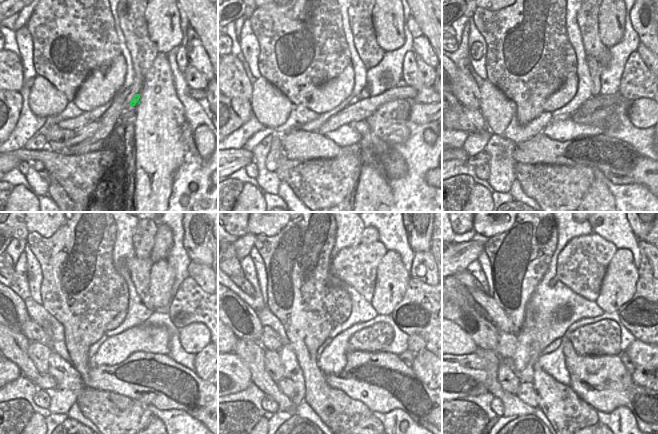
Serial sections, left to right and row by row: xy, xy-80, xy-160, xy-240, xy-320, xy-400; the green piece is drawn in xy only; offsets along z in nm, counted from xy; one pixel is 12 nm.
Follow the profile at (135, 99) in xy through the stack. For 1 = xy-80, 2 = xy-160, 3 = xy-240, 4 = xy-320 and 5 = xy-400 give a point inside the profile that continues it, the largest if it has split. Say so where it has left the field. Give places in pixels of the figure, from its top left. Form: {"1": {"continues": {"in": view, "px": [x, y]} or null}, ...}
{"1": {"continues": {"in": "xy-80", "px": [364, 93]}}, "2": {"continues": {"in": "xy-160", "px": [594, 67]}}, "3": {"continues": {"in": "xy-240", "px": [139, 269]}}, "4": {"continues": {"in": "xy-320", "px": [356, 266]}}, "5": {"continues": {"in": "xy-400", "px": [581, 265]}}}

